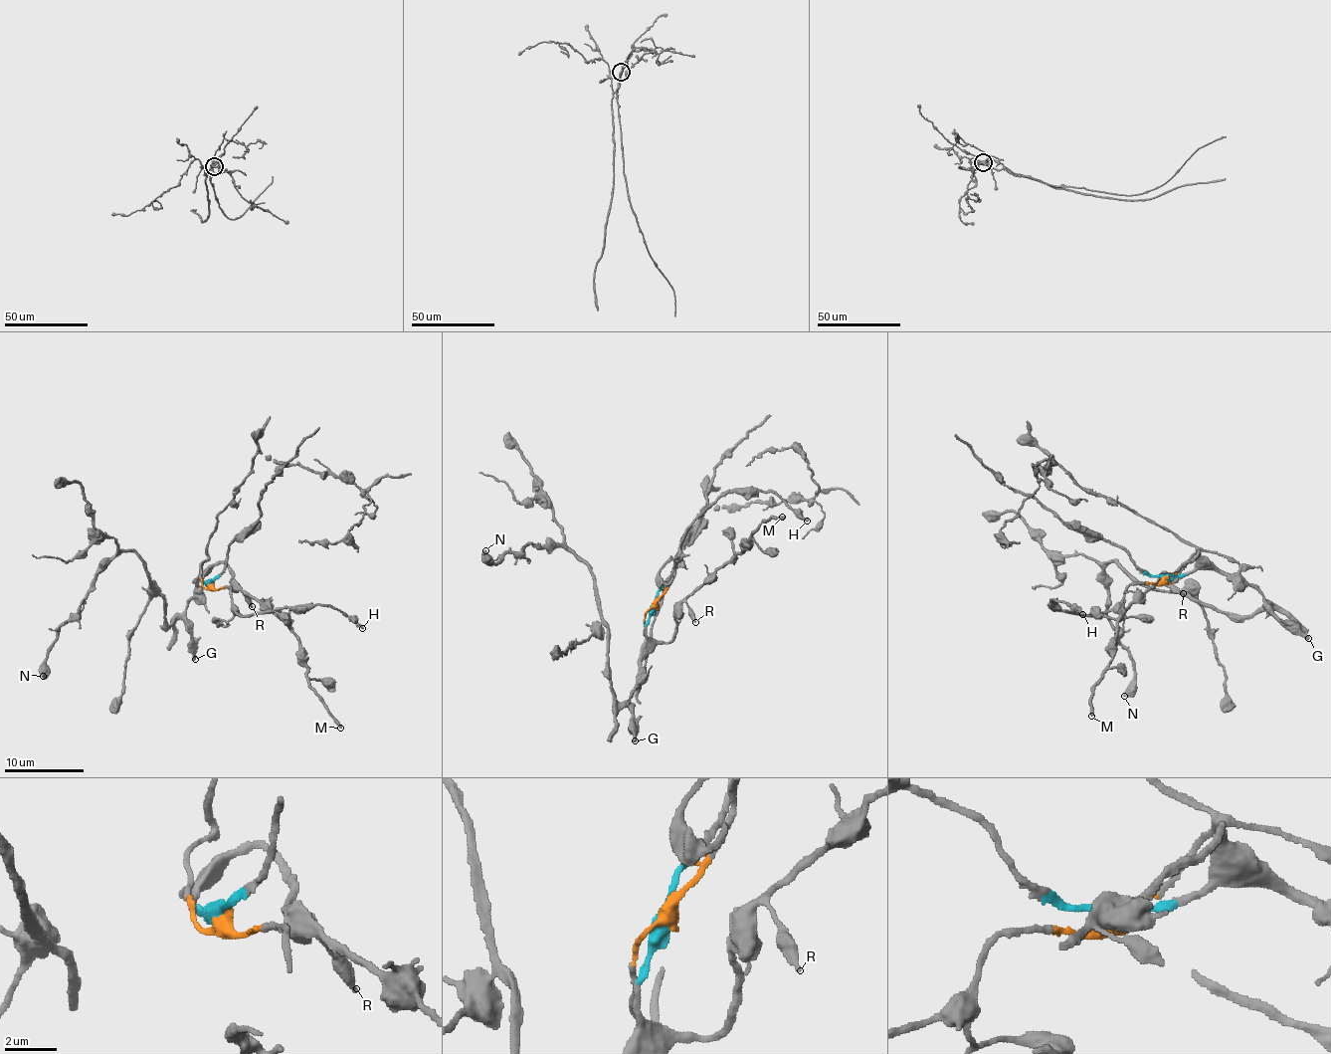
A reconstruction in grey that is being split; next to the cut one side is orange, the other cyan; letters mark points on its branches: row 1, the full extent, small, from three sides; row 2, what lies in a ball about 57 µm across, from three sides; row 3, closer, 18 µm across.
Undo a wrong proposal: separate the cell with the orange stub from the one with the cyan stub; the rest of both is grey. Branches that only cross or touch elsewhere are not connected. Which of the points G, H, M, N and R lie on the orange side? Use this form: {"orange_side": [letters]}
{"orange_side": ["H"]}

